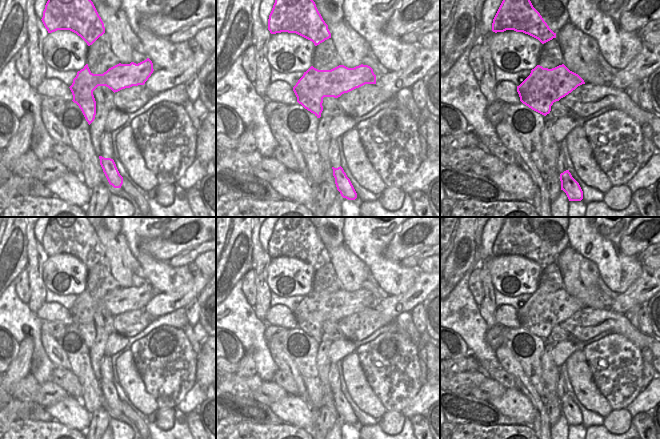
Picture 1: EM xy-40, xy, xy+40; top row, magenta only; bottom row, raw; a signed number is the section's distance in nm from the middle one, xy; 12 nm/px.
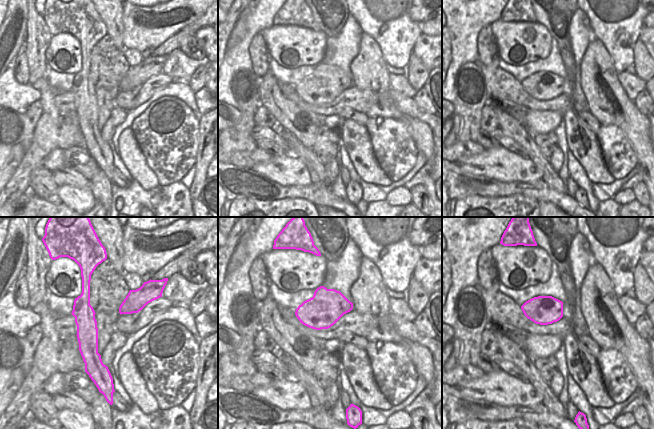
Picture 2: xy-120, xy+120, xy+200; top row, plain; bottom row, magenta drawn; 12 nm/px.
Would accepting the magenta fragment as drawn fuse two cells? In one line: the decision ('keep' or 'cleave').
cleave

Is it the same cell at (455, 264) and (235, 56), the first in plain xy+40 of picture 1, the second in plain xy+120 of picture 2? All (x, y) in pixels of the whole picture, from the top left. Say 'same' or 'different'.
different

